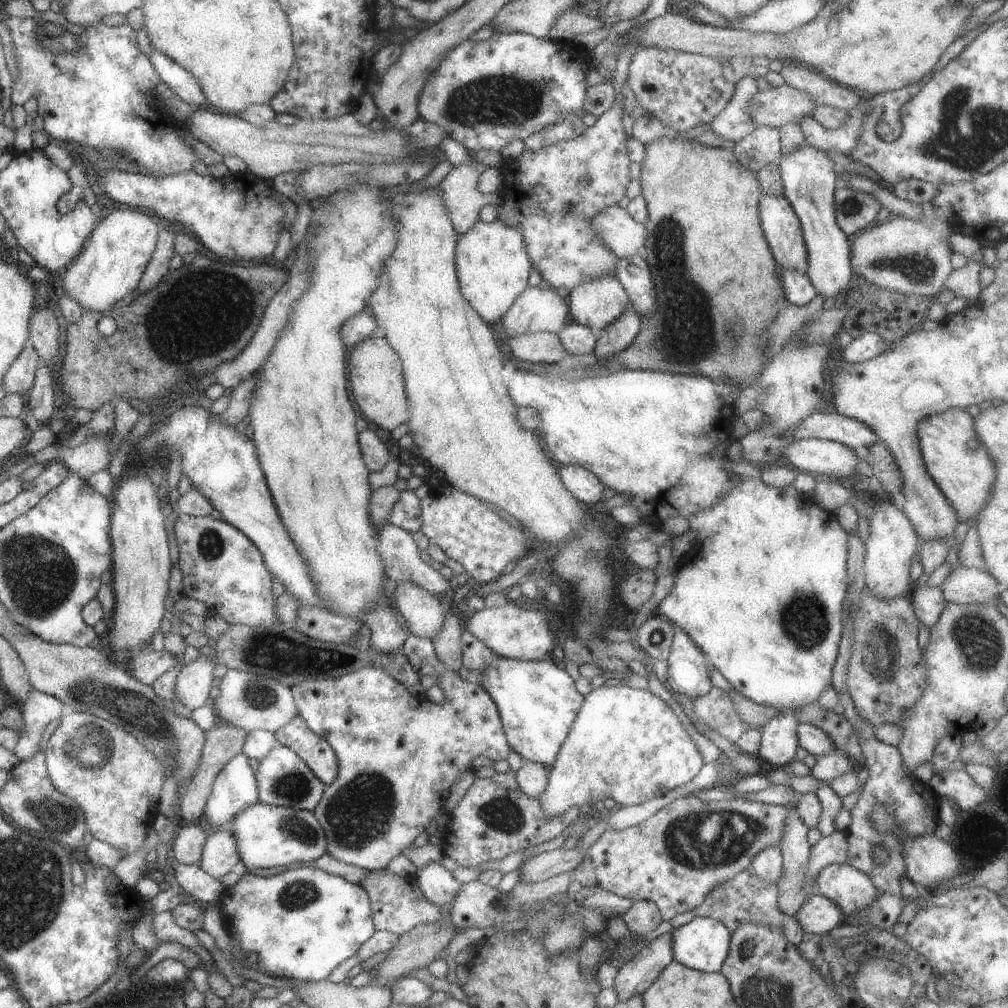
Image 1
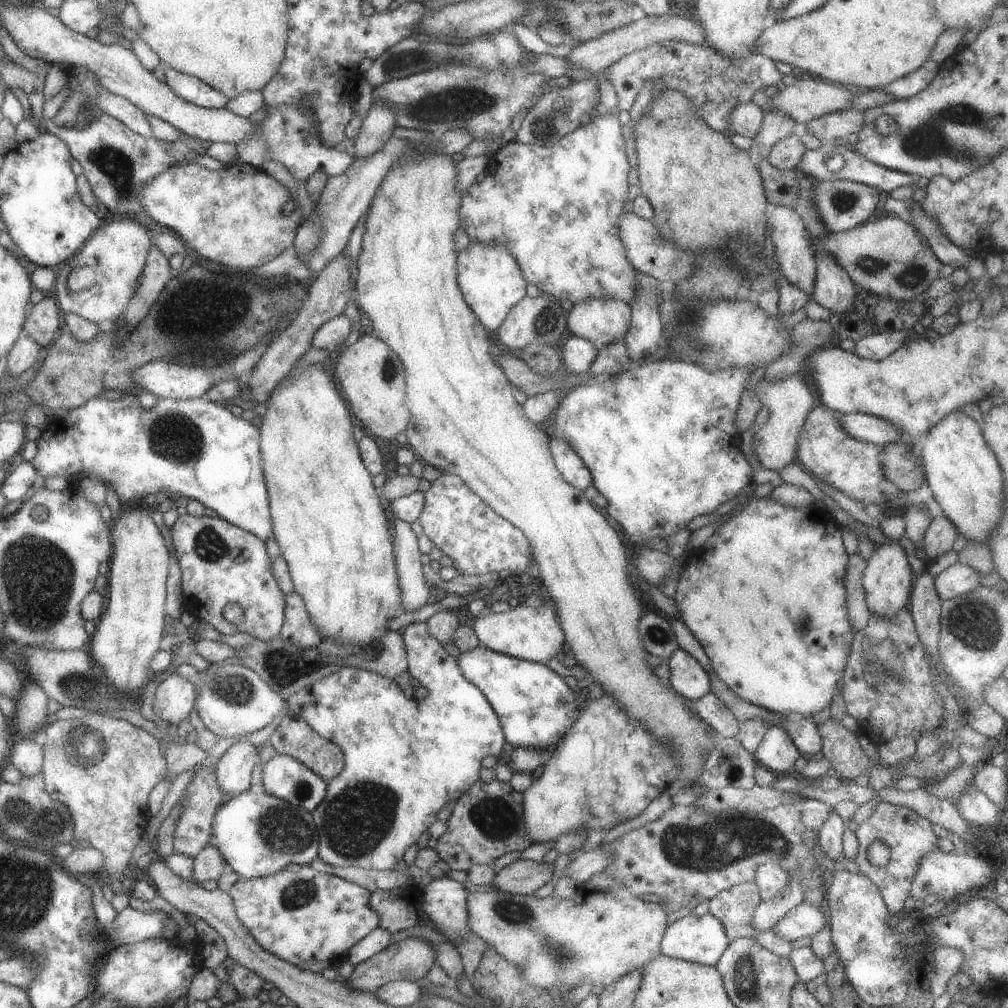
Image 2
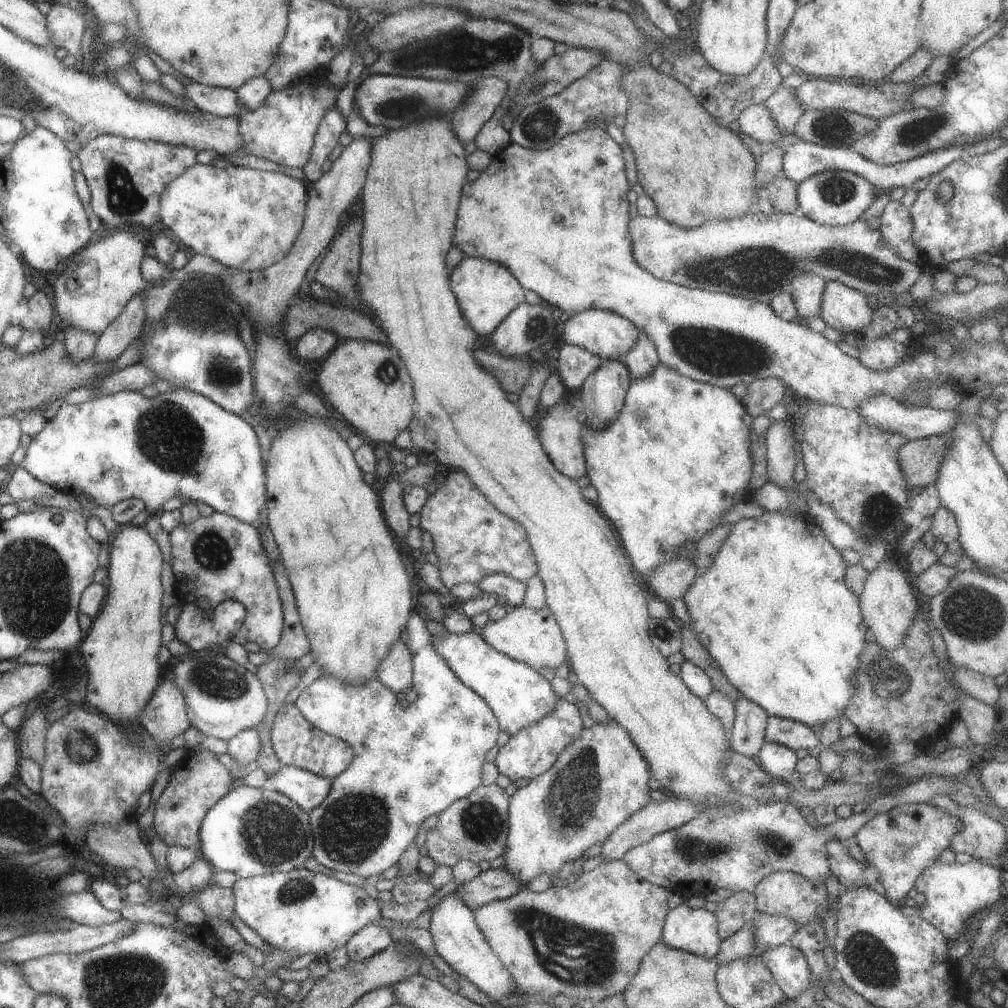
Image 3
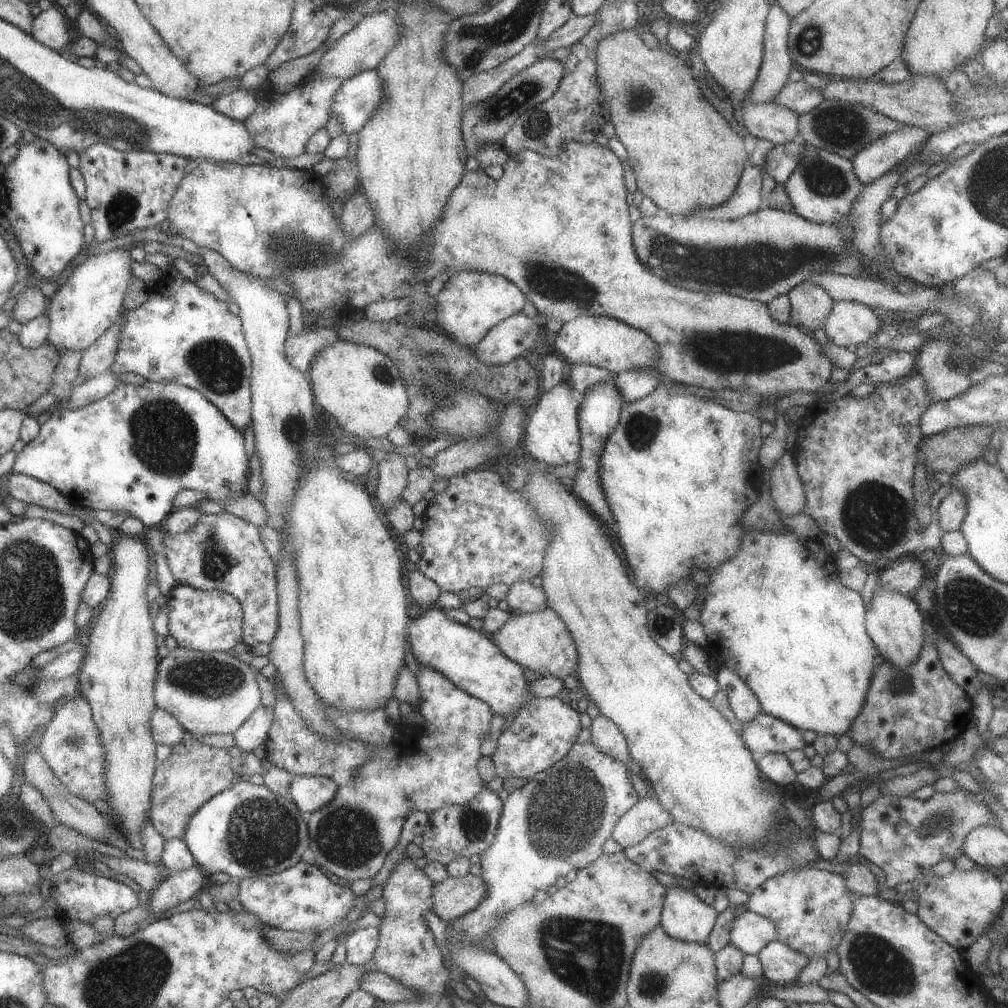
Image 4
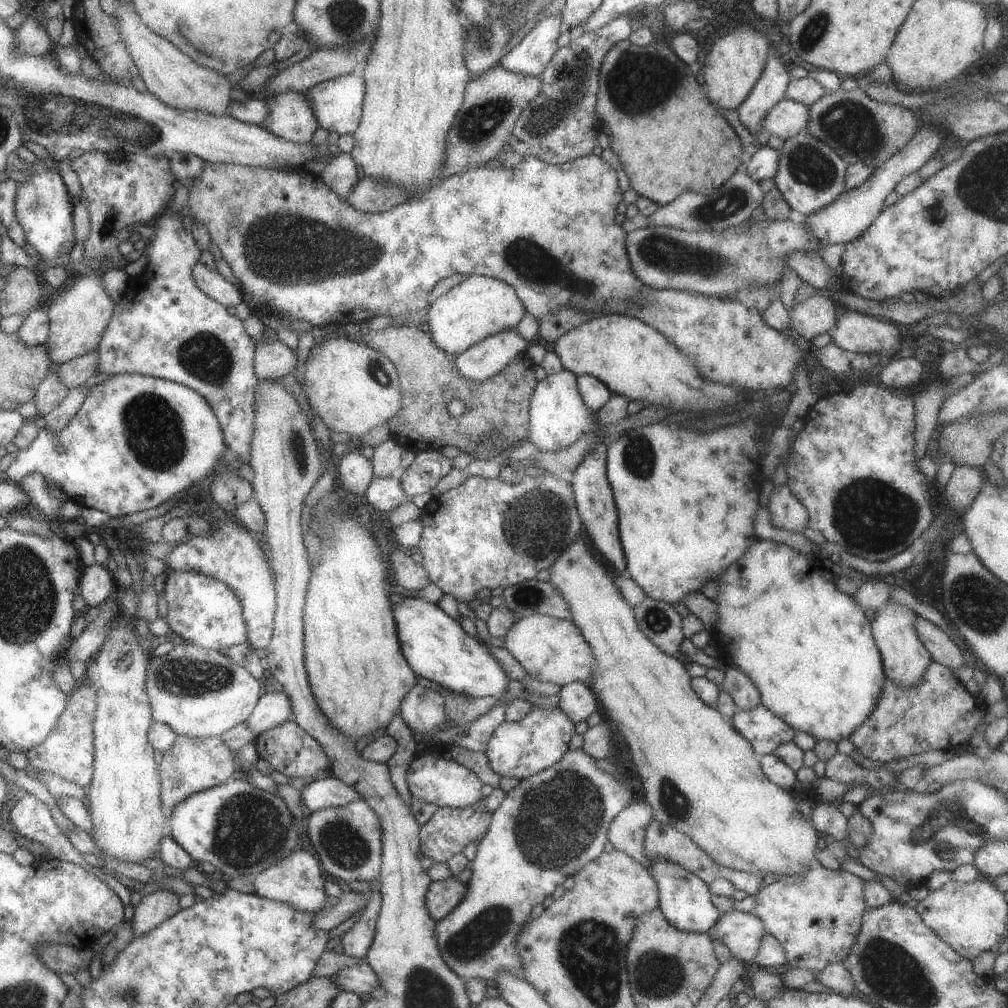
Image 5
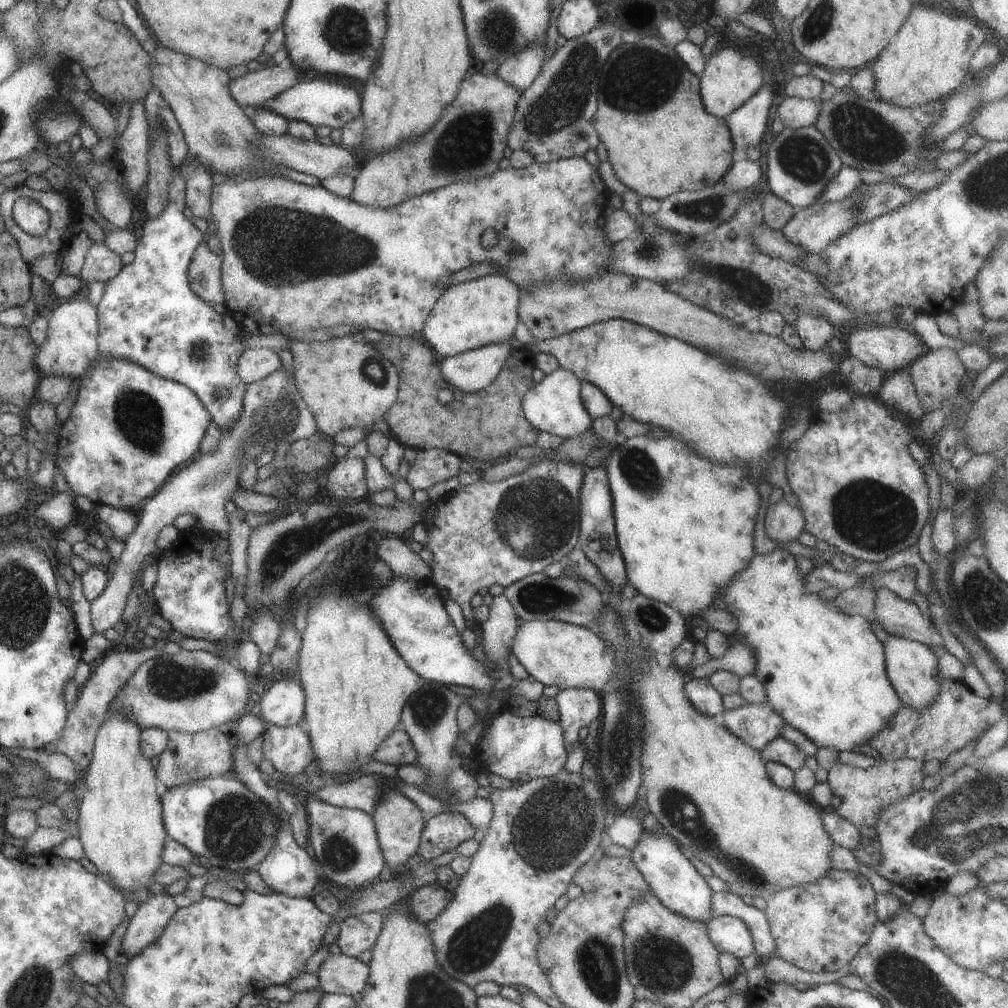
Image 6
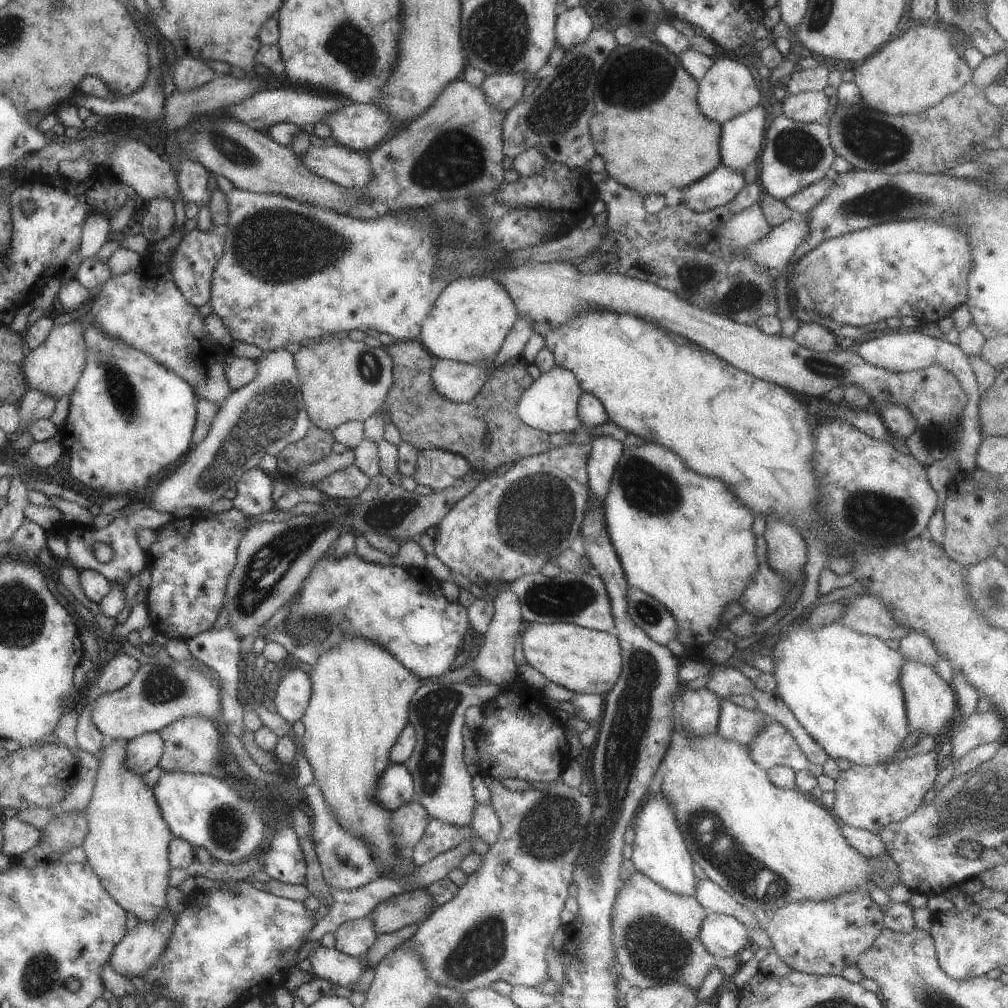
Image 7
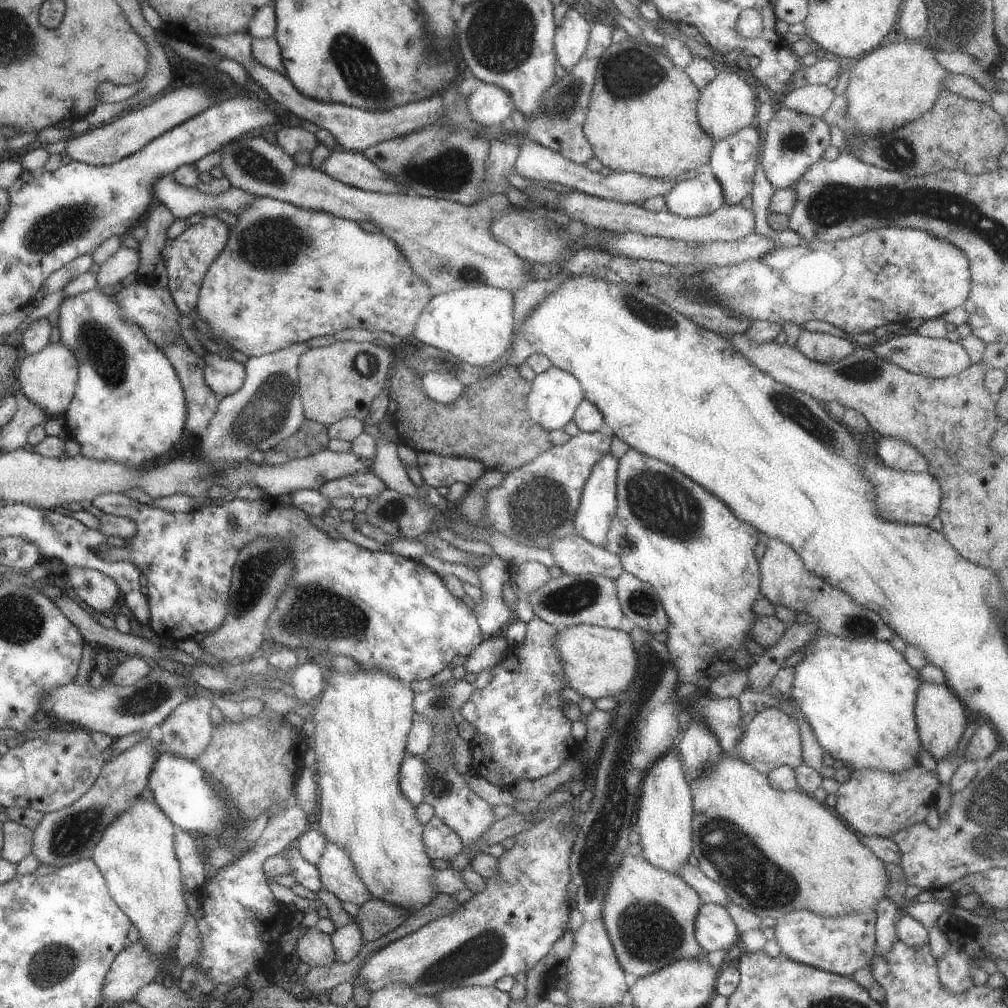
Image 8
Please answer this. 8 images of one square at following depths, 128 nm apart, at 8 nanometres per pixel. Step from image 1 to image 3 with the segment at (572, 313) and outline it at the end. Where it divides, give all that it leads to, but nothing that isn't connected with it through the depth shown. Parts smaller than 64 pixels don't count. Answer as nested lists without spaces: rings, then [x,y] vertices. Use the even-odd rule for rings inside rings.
[[[585,308],[581,312],[575,312],[565,317],[561,326],[561,340],[564,344],[573,344],[589,350],[589,354],[595,354],[602,360],[619,360],[623,361],[623,356],[627,354],[629,348],[633,348],[637,340],[637,328],[625,320],[623,316],[615,314],[613,310],[600,310]]]

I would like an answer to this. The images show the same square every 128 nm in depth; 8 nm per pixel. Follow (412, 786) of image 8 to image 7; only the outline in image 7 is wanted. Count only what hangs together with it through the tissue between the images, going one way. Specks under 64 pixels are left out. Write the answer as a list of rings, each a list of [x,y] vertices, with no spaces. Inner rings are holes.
[[[404,763],[390,764],[375,782],[377,782],[377,790],[373,794],[373,800],[385,810],[395,810],[401,804],[414,799],[411,774]]]

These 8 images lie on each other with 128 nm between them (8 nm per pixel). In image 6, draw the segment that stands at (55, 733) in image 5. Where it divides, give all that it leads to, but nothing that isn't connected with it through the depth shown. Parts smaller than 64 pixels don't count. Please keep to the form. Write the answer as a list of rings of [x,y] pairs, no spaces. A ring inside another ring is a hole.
[[[155,639],[153,646],[144,646],[139,650],[126,650],[124,647],[110,649],[101,660],[101,664],[90,673],[88,680],[79,687],[79,694],[75,698],[73,709],[65,717],[62,733],[51,744],[53,752],[65,754],[69,760],[73,761],[79,776],[82,776],[83,770],[89,764],[94,738],[104,720],[104,715],[109,710],[110,700],[116,696],[121,687],[126,684],[126,680],[142,662],[162,654],[162,648],[166,642],[163,639]]]

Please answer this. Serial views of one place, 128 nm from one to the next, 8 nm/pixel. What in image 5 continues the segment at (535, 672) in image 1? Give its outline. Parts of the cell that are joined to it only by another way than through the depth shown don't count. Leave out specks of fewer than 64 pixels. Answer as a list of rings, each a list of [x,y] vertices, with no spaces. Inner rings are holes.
[[[399,592],[403,600],[395,603],[391,614],[400,651],[414,674],[468,697],[495,697],[498,700],[503,696],[509,679],[487,653],[485,643],[477,636],[467,636],[459,623],[436,604],[412,596],[409,592]]]

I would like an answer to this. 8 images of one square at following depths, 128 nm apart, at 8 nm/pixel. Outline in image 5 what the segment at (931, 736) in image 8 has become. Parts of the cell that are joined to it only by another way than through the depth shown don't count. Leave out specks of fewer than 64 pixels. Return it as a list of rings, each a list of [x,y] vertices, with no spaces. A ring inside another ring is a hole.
[[[886,601],[875,611],[873,620],[868,622],[872,639],[882,660],[882,671],[885,678],[902,689],[918,685],[923,678],[923,673],[932,661],[927,649],[915,634],[912,625],[914,616],[915,613],[905,606]]]

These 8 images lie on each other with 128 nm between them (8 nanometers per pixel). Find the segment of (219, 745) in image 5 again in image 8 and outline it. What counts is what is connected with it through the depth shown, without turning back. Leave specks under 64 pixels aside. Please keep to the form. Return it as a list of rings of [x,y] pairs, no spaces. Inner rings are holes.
[[[206,697],[186,698],[183,702],[173,707],[173,710],[158,724],[161,730],[160,745],[178,757],[193,761],[194,758],[205,748],[211,736],[211,719],[209,708],[211,701]]]

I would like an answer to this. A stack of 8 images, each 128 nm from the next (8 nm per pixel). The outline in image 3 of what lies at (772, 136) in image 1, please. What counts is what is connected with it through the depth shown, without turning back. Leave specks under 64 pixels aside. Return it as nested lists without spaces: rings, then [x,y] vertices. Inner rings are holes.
[[[781,83],[777,90],[763,100],[762,106],[769,112],[773,124],[783,134],[792,134],[795,122],[803,115],[803,108],[793,96],[793,89],[785,88]]]

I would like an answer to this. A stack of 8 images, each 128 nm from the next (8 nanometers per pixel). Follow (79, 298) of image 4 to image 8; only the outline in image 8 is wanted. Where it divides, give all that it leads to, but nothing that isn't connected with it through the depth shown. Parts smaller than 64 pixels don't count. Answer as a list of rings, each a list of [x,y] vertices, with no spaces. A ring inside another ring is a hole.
[[[60,341],[38,350],[33,355],[21,355],[15,364],[15,390],[39,407],[49,418],[63,416],[72,399],[77,378],[77,363],[71,351]]]

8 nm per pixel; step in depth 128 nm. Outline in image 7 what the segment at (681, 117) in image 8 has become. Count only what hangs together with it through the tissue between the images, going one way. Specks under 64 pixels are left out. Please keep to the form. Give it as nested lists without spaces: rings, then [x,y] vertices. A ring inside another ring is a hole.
[[[639,35],[627,45],[615,46],[598,71],[593,92],[594,112],[588,126],[595,153],[605,163],[605,173],[618,184],[643,196],[664,195],[671,188],[680,191],[699,182],[699,178],[721,165],[721,124],[699,114],[696,91],[697,81],[681,67],[678,57],[652,37]]]

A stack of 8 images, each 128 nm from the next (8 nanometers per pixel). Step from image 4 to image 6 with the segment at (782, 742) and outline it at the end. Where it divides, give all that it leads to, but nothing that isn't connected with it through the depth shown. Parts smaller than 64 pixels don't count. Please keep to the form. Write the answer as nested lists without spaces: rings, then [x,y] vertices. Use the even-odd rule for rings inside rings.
[[[745,703],[734,709],[725,709],[718,719],[731,734],[758,751],[779,736],[784,724],[769,705],[757,703]]]

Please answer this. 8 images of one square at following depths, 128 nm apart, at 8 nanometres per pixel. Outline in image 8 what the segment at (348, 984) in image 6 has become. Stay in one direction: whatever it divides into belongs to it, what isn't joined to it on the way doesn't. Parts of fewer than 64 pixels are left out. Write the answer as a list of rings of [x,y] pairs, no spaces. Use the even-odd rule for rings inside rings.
[[[305,927],[303,934],[298,938],[294,946],[294,955],[300,962],[310,967],[332,964],[333,949],[330,943],[330,935],[319,931],[318,928]]]

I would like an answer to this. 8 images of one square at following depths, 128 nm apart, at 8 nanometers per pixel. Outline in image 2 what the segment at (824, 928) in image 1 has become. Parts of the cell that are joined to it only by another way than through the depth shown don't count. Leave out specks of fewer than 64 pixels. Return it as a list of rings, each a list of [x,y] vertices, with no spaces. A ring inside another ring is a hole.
[[[802,901],[775,922],[775,934],[789,942],[800,937],[812,937],[828,926],[824,910],[825,906],[815,906],[811,902]]]

